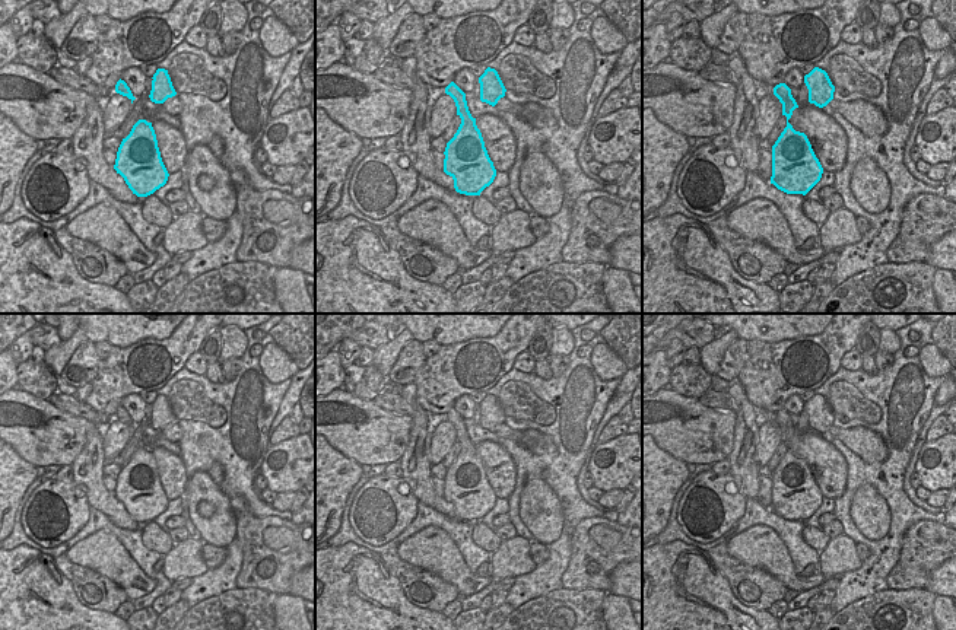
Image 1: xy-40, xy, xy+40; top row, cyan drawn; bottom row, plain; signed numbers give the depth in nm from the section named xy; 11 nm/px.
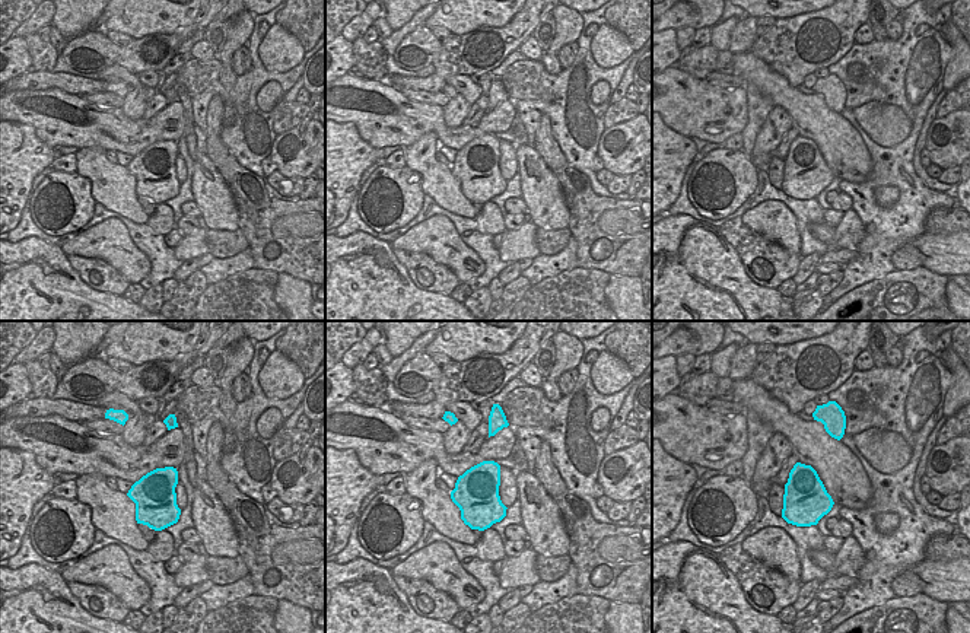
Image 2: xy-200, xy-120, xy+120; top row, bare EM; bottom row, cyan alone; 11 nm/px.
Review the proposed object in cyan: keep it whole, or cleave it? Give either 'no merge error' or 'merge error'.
no merge error

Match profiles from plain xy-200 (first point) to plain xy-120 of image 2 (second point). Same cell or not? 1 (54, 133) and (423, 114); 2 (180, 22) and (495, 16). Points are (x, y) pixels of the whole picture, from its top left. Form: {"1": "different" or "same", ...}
{"1": "same", "2": "same"}

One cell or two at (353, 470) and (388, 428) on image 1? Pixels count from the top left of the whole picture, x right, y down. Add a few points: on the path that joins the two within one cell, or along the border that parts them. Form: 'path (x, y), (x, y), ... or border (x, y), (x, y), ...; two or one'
border (330, 445), (361, 465); two

